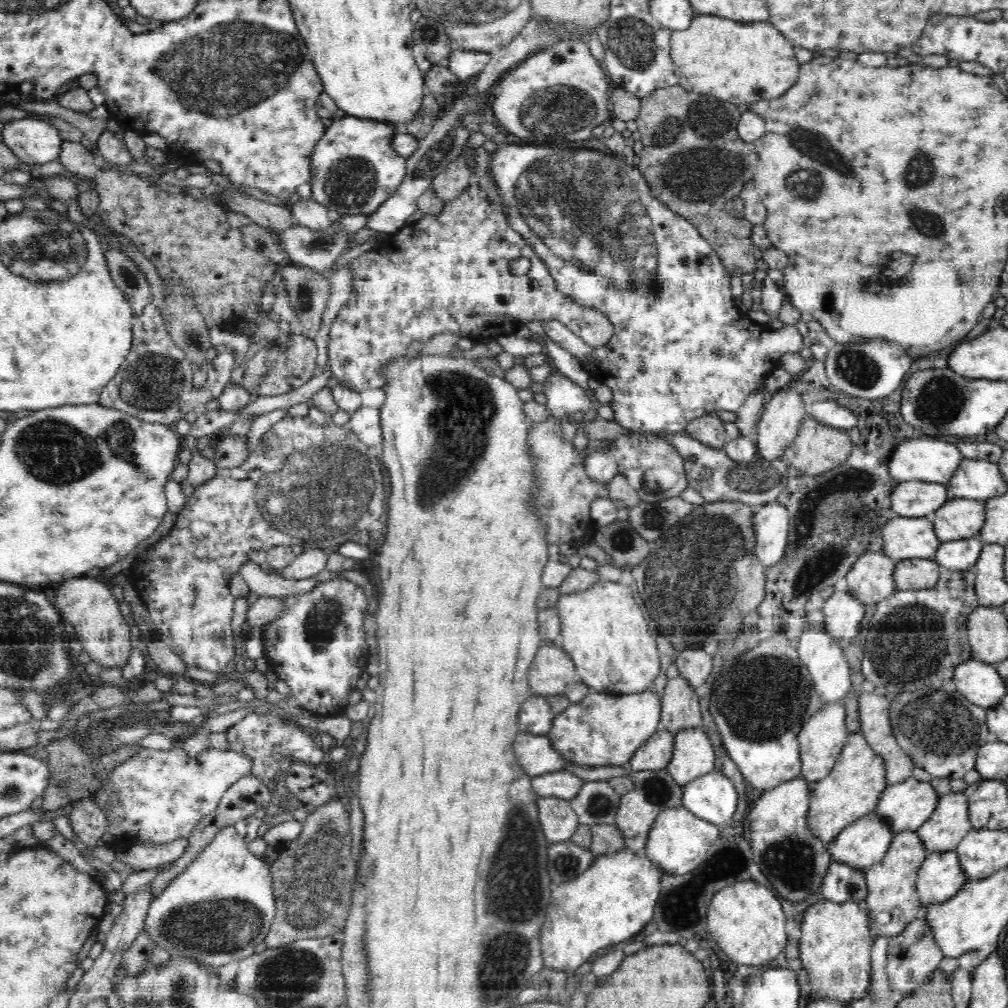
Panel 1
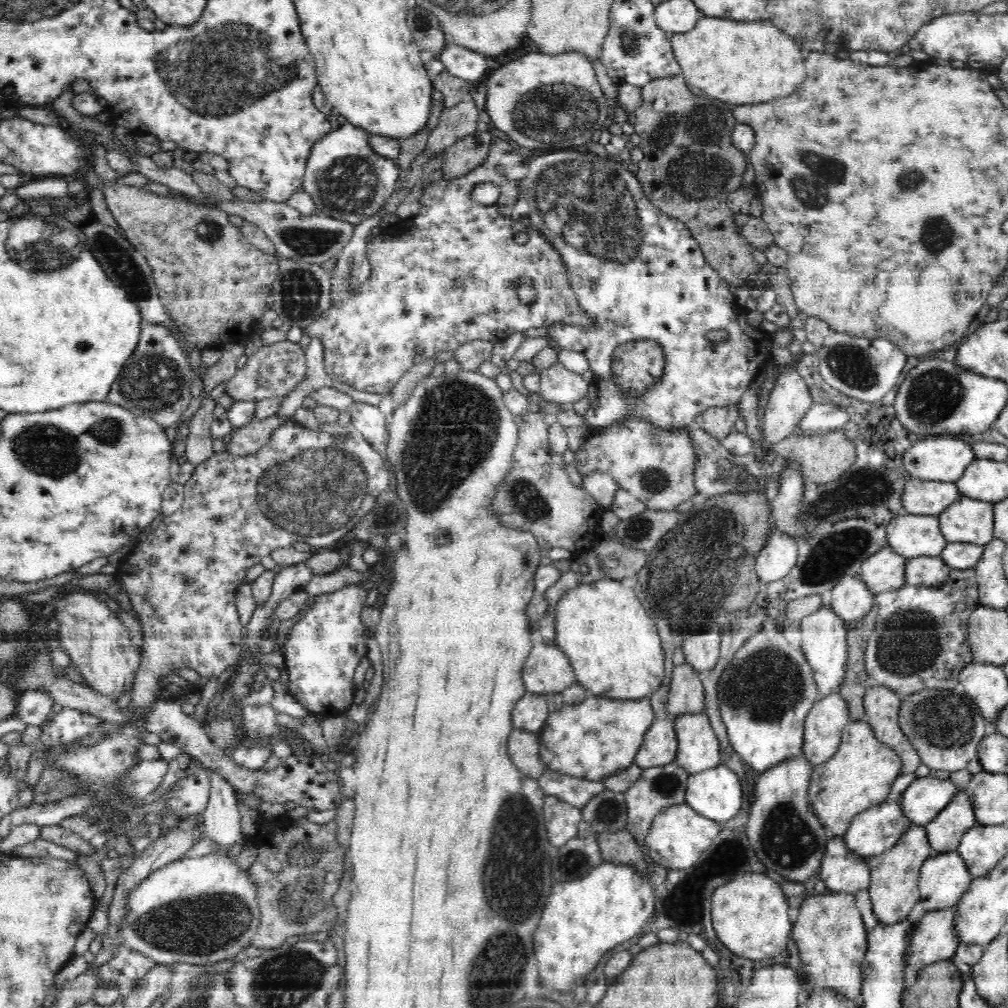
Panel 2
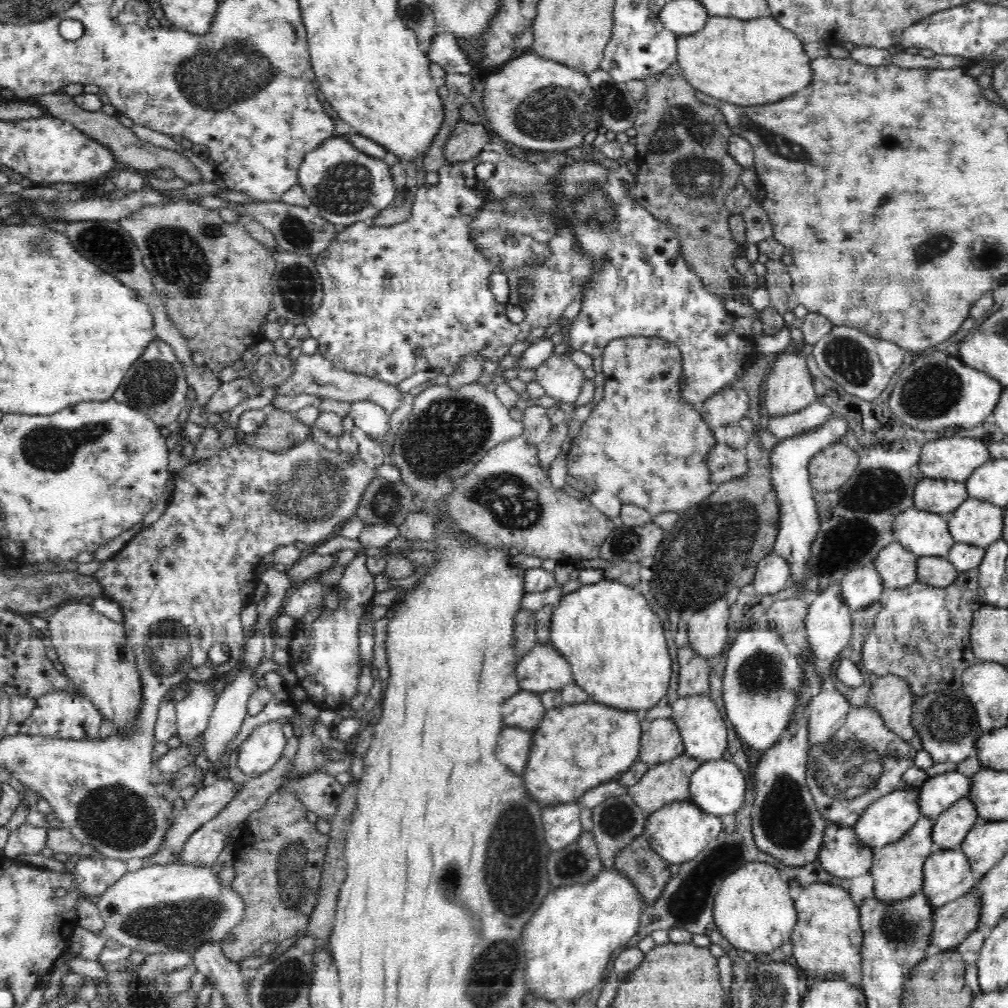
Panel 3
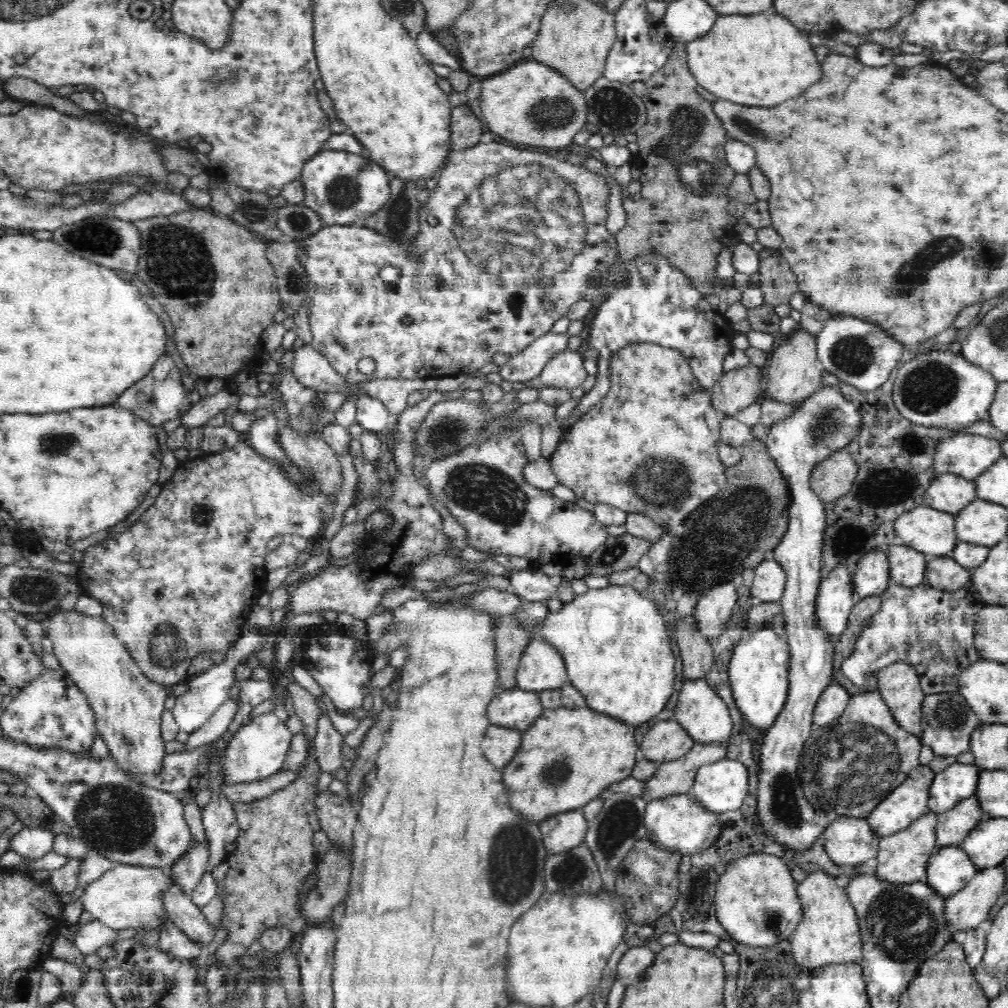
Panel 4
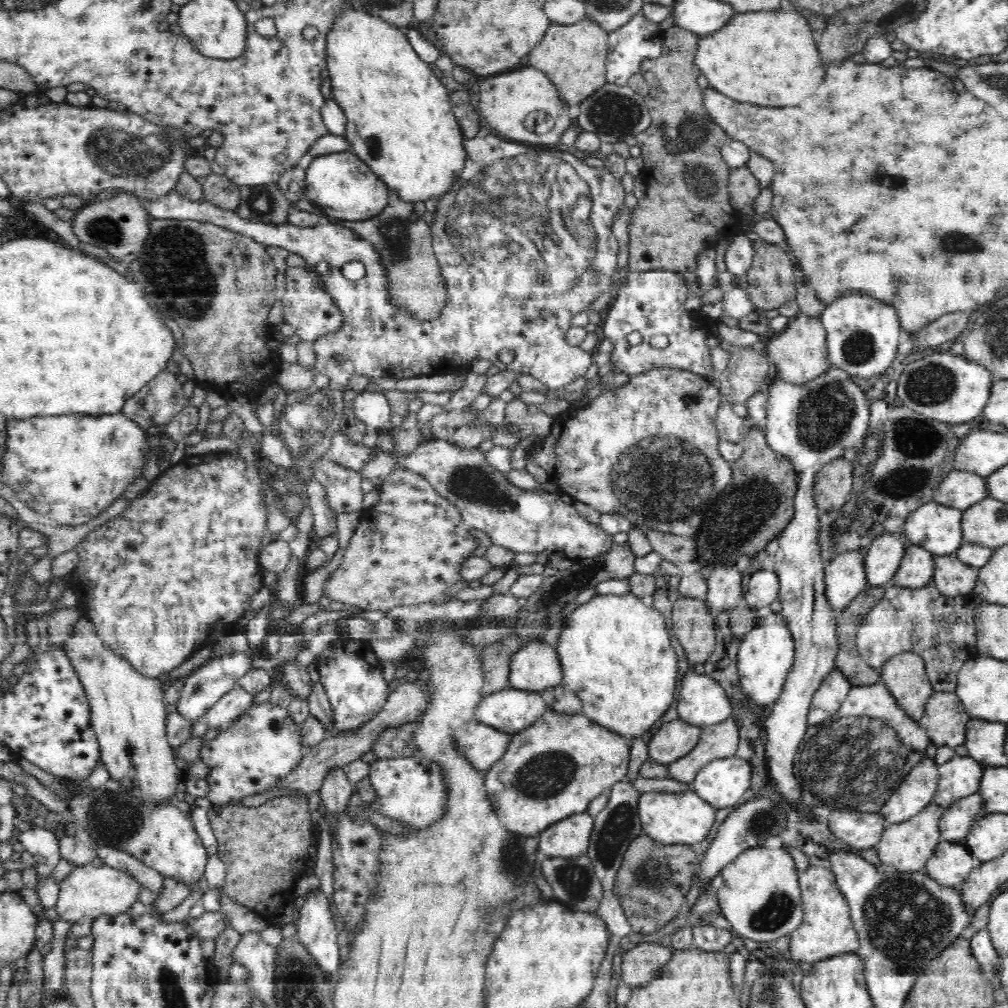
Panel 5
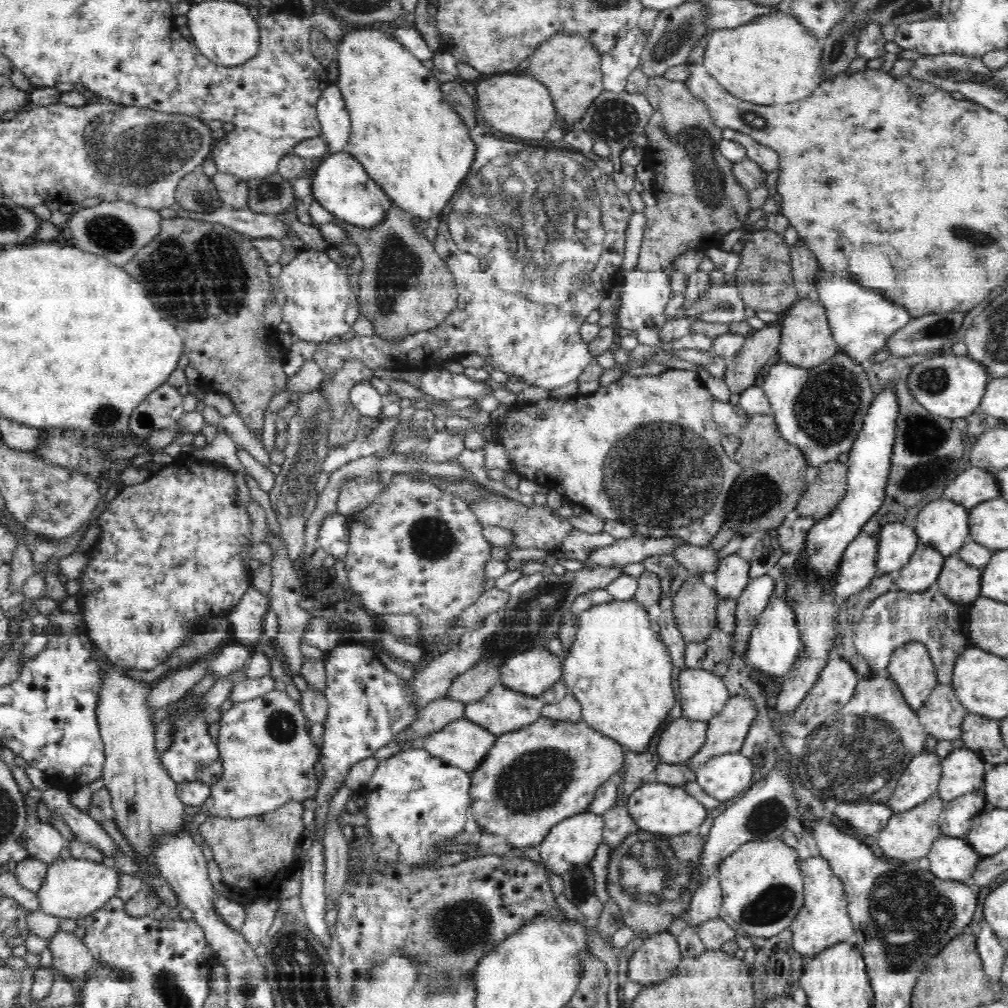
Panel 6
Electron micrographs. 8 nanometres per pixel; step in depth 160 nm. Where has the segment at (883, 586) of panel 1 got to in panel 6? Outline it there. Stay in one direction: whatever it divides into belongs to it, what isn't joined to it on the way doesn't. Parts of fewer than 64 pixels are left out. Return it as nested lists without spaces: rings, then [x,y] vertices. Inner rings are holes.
[[[919,543],[911,559],[897,572],[893,589],[898,591],[926,591],[937,582],[945,556],[939,549]]]

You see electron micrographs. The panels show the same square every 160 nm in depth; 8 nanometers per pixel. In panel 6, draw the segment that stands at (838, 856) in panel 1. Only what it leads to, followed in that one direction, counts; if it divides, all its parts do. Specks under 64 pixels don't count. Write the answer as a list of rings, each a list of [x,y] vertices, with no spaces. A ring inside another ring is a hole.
[[[922,750],[909,761],[896,789],[887,801],[896,812],[916,807],[938,793],[941,762],[935,752]]]

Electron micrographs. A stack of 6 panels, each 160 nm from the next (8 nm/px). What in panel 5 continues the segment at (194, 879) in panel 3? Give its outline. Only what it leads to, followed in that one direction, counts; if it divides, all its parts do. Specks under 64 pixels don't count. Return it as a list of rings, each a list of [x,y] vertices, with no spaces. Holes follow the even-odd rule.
[[[78,866],[59,885],[54,910],[60,918],[68,922],[78,922],[78,918],[88,916],[95,919],[109,913],[124,913],[138,902],[141,884],[130,873],[108,866]]]

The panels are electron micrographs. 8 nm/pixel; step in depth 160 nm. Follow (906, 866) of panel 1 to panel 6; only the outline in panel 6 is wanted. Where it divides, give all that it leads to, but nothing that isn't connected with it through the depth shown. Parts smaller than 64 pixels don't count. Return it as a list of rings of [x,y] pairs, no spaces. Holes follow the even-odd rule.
[[[935,794],[914,808],[894,813],[888,820],[888,824],[876,836],[877,842],[885,856],[904,863],[927,857],[932,844],[936,842],[937,838],[942,836],[938,826],[938,818],[944,808],[944,804],[945,802]]]

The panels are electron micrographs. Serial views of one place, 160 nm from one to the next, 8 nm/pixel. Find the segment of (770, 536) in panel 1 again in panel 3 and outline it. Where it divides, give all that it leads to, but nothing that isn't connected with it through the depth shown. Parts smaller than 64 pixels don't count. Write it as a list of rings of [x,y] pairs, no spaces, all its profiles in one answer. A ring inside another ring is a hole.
[[[772,551],[757,564],[752,583],[758,593],[775,595],[776,592],[788,587],[787,584],[791,582],[791,576],[792,571],[789,570],[788,562]]]

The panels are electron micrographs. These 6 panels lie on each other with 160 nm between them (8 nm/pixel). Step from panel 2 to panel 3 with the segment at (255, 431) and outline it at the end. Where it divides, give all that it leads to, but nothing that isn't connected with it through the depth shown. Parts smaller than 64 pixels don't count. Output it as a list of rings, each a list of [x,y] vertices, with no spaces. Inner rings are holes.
[[[276,409],[266,418],[255,433],[245,436],[244,444],[278,452],[311,437],[310,426],[298,420],[296,412]]]

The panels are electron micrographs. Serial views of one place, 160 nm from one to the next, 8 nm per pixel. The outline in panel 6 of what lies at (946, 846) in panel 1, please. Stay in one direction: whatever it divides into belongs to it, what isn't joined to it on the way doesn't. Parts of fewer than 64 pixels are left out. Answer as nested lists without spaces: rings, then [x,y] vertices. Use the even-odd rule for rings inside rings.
[[[982,789],[945,802],[938,818],[943,836],[966,837],[973,818],[986,811],[986,796]]]

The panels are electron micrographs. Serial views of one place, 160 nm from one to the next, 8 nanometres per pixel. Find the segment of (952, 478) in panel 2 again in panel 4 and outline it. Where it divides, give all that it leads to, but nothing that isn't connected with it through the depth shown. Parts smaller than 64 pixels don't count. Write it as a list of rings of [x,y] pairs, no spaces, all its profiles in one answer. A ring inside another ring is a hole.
[[[958,434],[940,442],[934,469],[938,474],[952,473],[973,480],[1004,458],[1000,440],[982,434]]]

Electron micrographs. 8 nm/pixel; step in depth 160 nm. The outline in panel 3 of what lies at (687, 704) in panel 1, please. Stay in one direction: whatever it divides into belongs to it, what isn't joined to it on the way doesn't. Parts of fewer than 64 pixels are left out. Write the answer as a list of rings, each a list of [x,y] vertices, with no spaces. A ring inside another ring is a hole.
[[[691,645],[677,650],[680,663],[680,681],[678,682],[678,697],[688,697],[694,694],[709,694],[709,676],[711,675],[708,660],[700,656]]]

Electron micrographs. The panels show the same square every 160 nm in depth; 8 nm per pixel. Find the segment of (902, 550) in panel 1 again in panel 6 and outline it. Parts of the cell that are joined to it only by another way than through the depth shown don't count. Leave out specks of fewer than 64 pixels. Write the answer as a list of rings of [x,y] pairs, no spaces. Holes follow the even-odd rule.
[[[943,497],[926,504],[913,524],[915,532],[919,535],[919,542],[939,549],[945,557],[953,556],[969,540],[970,511],[970,508],[958,504],[956,501],[946,500]]]

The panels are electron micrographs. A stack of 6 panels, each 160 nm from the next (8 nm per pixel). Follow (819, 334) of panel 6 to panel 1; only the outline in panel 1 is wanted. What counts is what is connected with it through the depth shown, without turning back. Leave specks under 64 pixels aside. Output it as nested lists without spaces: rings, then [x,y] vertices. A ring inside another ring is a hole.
[[[790,385],[767,397],[757,422],[758,457],[768,461],[782,458],[808,414],[808,405]]]

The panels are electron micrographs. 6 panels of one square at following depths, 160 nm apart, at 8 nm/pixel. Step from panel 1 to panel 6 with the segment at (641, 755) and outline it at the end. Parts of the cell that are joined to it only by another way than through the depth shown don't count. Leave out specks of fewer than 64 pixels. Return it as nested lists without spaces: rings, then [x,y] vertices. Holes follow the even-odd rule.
[[[685,719],[674,720],[662,732],[657,746],[660,762],[687,763],[703,746],[707,738],[708,722]]]

